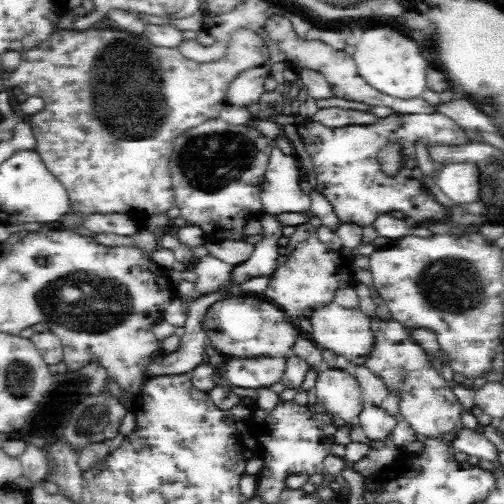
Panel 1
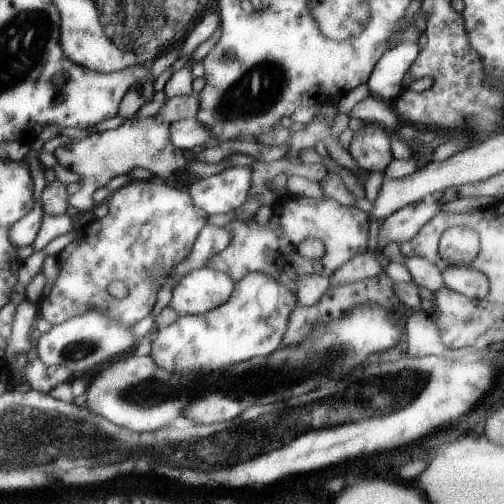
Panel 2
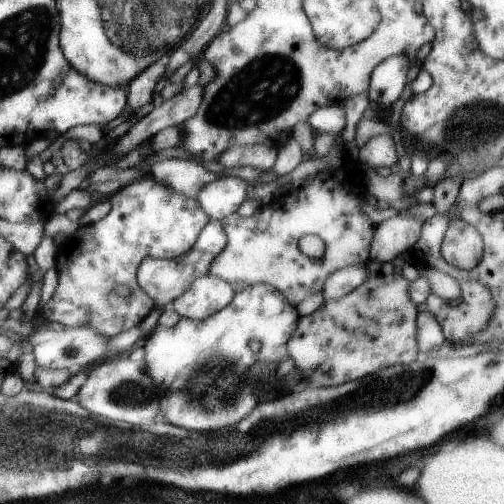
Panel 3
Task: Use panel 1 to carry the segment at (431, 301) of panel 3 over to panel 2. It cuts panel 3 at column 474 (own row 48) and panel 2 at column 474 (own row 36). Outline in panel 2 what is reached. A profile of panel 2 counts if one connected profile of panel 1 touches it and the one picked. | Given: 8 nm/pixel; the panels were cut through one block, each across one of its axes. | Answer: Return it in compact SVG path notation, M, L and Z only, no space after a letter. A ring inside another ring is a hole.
M447 266L441 272L441 278L445 282L445 288L461 292L467 298L483 300L489 294L489 280L485 278L485 274L471 270L469 266Z

